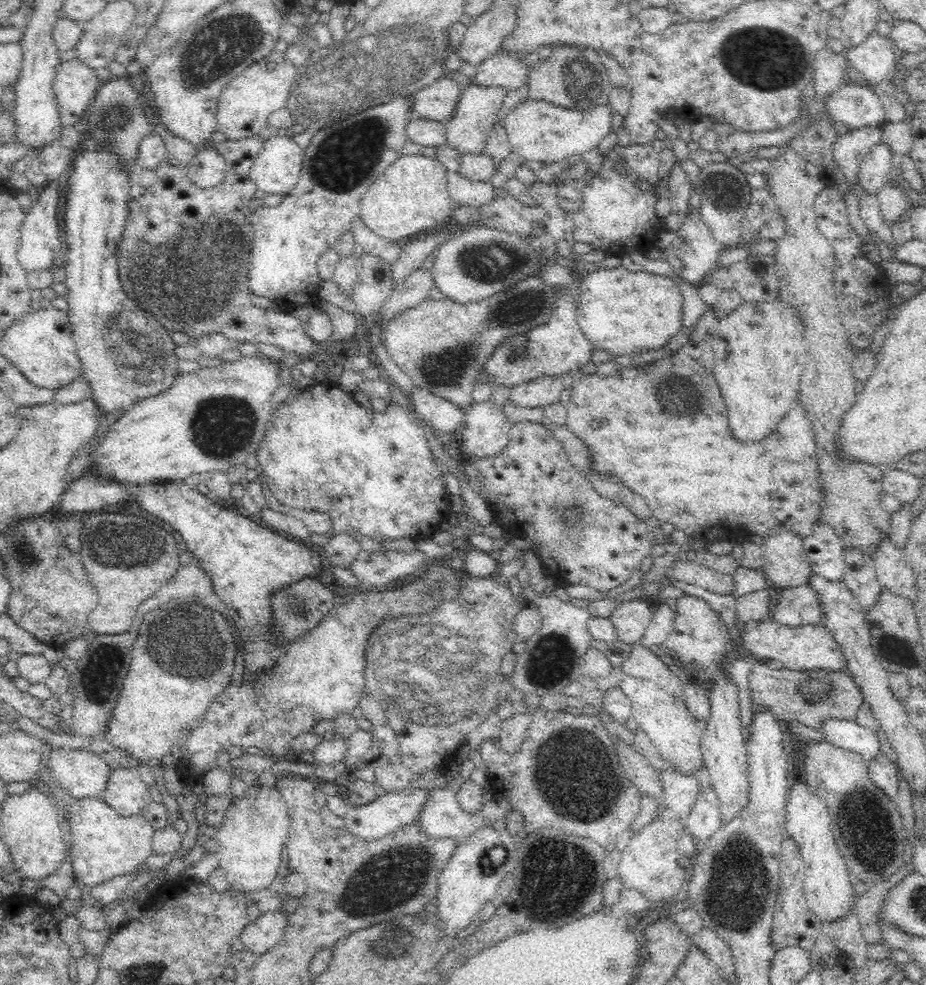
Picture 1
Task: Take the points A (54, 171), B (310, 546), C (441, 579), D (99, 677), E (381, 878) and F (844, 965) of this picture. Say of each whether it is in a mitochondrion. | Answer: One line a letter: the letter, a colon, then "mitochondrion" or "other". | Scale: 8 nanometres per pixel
A: other
B: other
C: mitochondrion
D: mitochondrion
E: mitochondrion
F: other

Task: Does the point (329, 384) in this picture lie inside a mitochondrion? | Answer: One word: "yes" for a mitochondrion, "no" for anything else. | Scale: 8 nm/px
no

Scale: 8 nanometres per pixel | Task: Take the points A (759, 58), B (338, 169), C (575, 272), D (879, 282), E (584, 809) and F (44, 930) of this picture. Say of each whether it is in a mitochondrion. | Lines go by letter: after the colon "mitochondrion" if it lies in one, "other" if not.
A: mitochondrion
B: mitochondrion
C: other
D: other
E: mitochondrion
F: other

